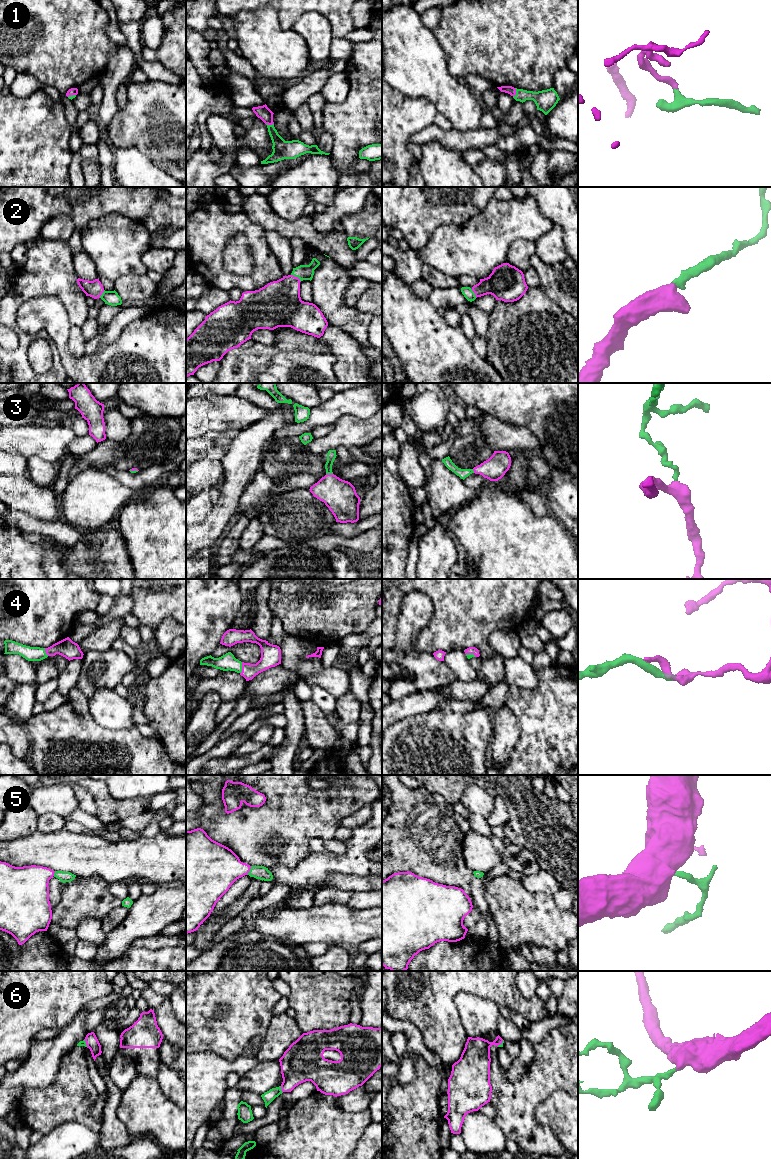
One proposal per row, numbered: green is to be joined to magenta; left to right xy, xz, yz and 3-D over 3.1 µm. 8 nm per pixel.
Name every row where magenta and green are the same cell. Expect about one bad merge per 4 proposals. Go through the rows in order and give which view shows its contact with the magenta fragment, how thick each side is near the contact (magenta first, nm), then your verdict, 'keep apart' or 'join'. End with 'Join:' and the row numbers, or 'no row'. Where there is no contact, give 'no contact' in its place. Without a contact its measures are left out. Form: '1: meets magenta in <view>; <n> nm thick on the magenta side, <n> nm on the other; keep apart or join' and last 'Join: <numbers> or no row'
1: meets magenta in yz; 70 nm thick on the magenta side, 170 nm on the other; join
2: meets magenta in xz; 360 nm thick on the magenta side, 130 nm on the other; join
3: meets magenta in xz; 260 nm thick on the magenta side, 80 nm on the other; join
4: meets magenta in xz; 160 nm thick on the magenta side, 130 nm on the other; join
5: meets magenta in xz; 360 nm thick on the magenta side, 110 nm on the other; join
6: meets magenta in xz; 300 nm thick on the magenta side, 90 nm on the other; join
Join: 1, 2, 3, 4, 5, 6

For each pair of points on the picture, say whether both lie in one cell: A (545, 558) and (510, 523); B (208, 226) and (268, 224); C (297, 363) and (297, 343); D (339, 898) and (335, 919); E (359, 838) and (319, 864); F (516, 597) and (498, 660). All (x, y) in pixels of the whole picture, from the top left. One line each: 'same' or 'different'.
A: same
B: different
C: different
D: different
E: same
F: different

